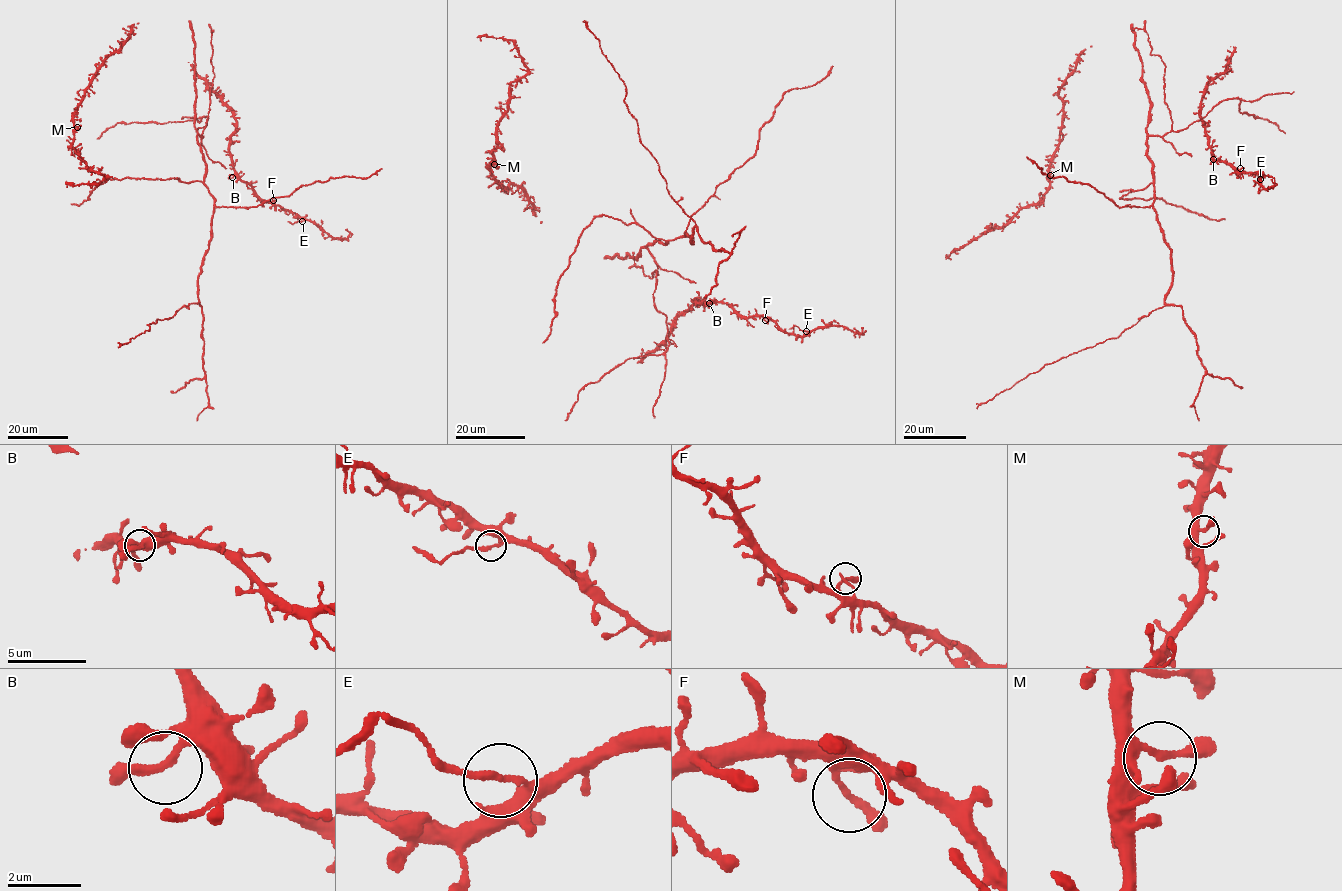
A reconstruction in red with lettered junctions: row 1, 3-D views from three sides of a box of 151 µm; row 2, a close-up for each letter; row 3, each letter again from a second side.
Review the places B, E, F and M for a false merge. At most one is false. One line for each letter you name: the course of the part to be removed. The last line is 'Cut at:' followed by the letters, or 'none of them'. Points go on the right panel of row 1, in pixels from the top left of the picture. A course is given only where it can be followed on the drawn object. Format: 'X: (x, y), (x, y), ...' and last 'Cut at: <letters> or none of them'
Cut at: E

